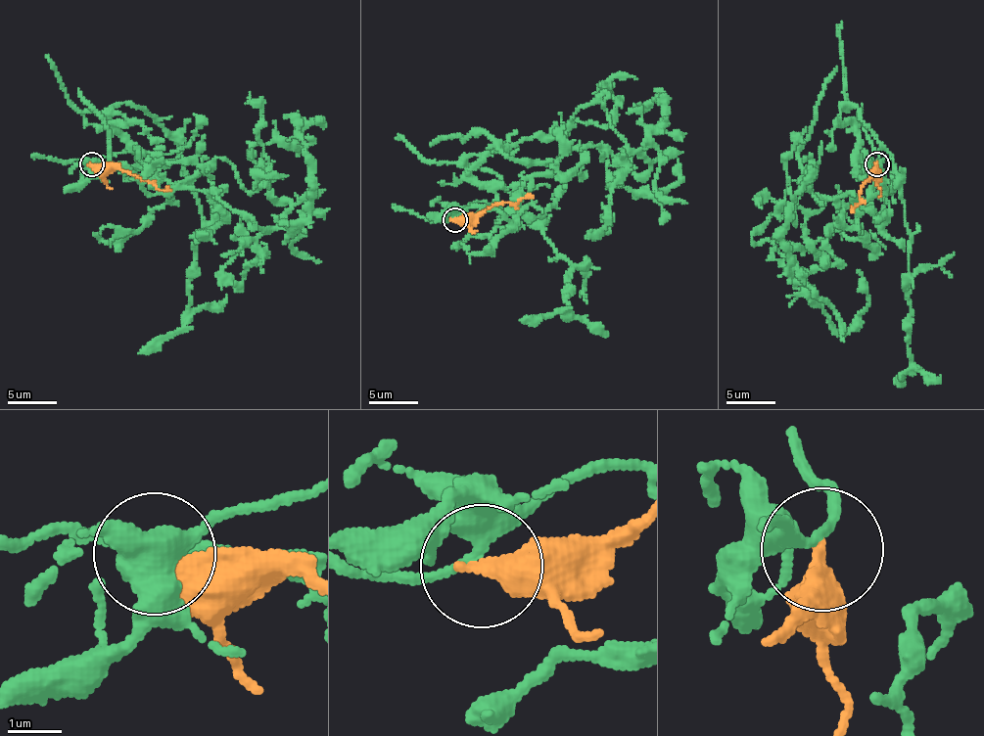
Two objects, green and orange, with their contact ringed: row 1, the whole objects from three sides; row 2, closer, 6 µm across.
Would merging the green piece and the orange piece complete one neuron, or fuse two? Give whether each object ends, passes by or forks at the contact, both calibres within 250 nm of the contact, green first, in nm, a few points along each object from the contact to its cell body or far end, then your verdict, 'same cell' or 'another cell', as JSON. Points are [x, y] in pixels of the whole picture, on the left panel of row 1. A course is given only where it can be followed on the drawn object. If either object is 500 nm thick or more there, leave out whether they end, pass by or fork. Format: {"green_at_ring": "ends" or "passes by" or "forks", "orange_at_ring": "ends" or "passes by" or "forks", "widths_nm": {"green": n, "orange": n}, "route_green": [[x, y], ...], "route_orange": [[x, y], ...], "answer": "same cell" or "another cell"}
{"green_at_ring": "passes by", "orange_at_ring": "ends", "widths_nm": {"green": 320, "orange": 440}, "route_green": [[90, 161], [130, 151], [156, 178], [195, 174], [186, 185], [269, 230], [289, 203], [252, 149], [322, 118]], "route_orange": [[92, 164], [115, 164], [159, 189], [171, 191]], "answer": "another cell"}

